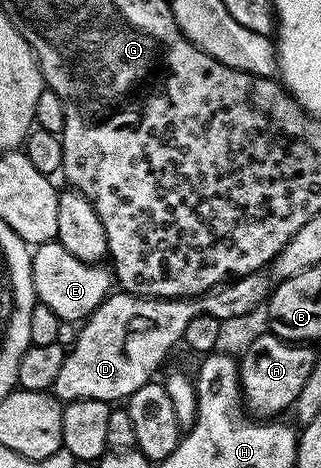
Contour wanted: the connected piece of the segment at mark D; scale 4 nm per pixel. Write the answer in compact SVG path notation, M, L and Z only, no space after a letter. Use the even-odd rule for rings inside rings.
M263 272L247 274L243 278L228 281L194 298L140 298L138 294L112 293L78 327L80 330L75 338L75 347L67 350L65 364L61 364L61 376L53 387L55 397L64 404L77 400L122 403L130 398L133 392L137 392L137 388L141 388L156 377L155 369L166 360L167 353L175 345L179 346L183 342L185 328L198 314L208 314L222 324L227 324L230 318L239 318L242 314L249 313L254 306L262 307L269 294L265 275Z

